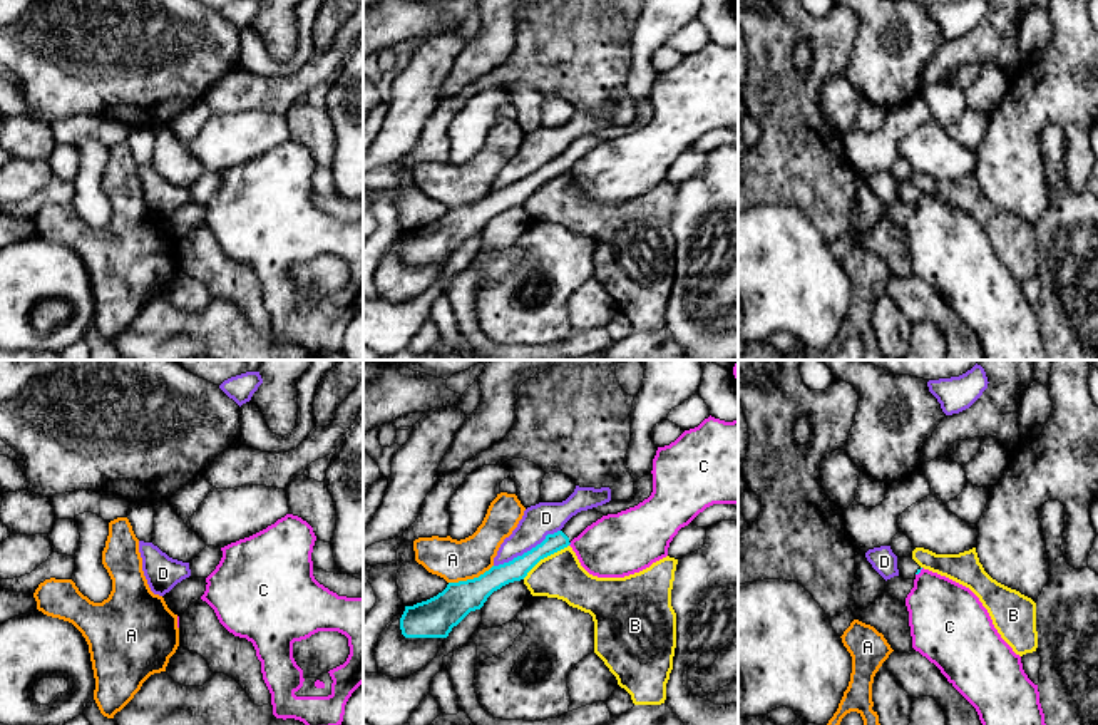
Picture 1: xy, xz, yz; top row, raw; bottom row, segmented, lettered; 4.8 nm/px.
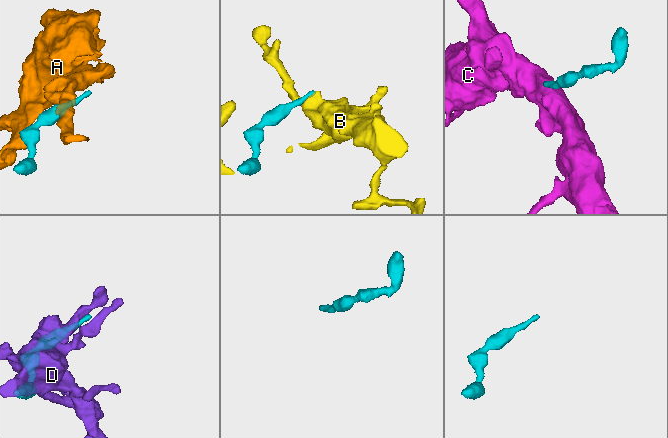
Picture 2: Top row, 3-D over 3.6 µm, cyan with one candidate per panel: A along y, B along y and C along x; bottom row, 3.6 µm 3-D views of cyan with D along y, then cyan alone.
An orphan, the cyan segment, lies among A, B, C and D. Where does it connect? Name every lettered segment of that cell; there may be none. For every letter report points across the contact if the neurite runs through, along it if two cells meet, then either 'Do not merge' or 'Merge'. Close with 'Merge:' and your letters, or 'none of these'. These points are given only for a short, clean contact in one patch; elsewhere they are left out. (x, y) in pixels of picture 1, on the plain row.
A: Boundary: xz (492, 190), (477, 201), (449, 208). Do not merge
B: Boundary: xz (568, 169), (544, 181), (523, 203). Do not merge
C: Boundary: yz (923, 193), (916, 200). Do not merge
D: Do not merge
Merge: none of these

